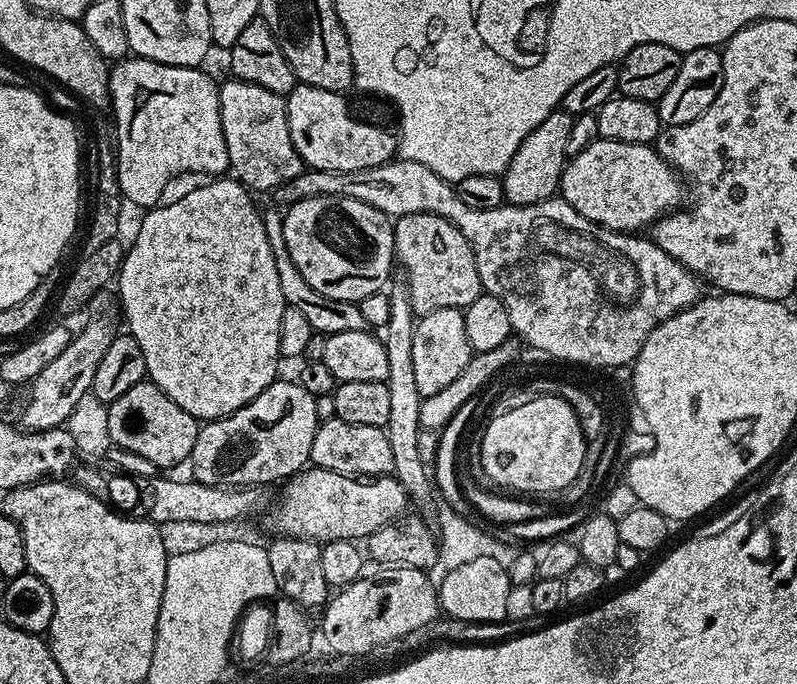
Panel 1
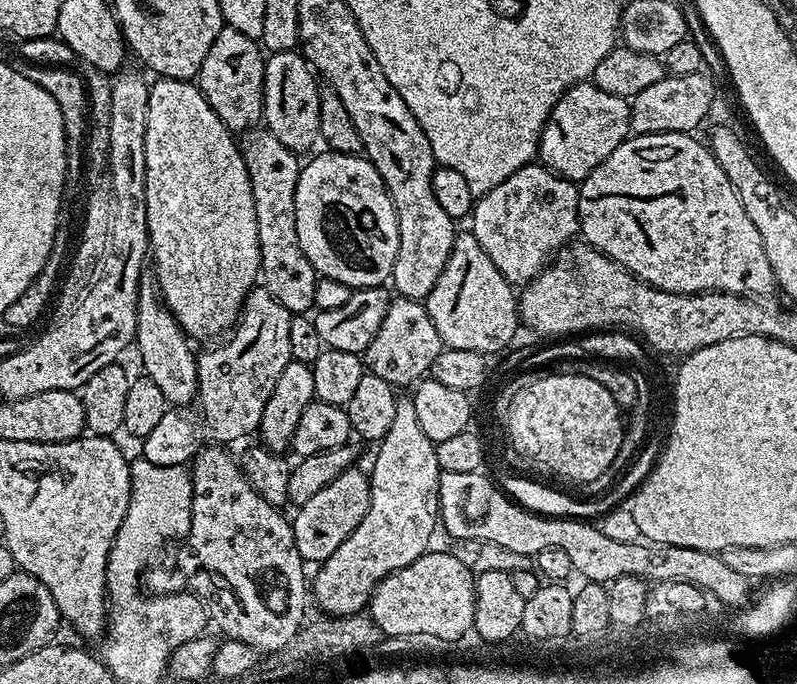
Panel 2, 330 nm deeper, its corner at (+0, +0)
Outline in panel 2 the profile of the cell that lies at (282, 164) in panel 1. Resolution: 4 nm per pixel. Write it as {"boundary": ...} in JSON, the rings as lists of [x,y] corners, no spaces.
{"boundary":[[[225,26],[218,38],[214,38],[214,46],[210,46],[206,62],[202,62],[198,77],[200,93],[204,95],[206,102],[210,102],[214,114],[218,114],[220,121],[233,134],[243,134],[261,123],[265,59],[265,53],[257,41]]]}

